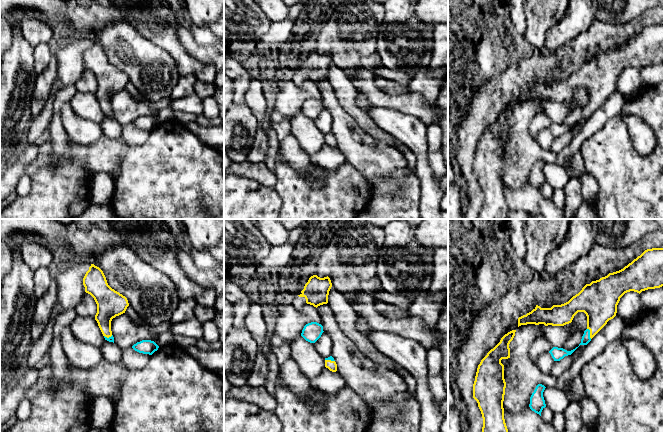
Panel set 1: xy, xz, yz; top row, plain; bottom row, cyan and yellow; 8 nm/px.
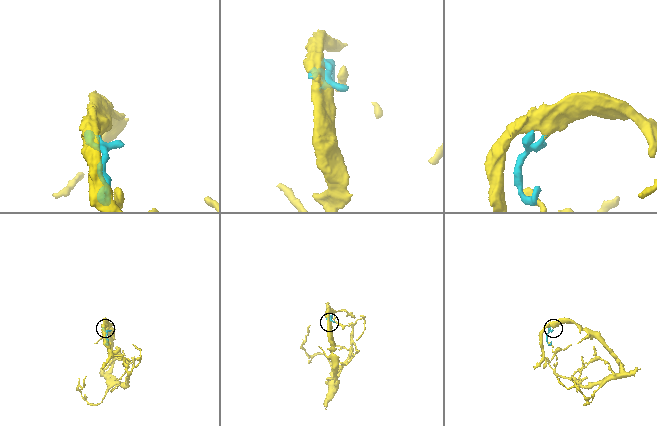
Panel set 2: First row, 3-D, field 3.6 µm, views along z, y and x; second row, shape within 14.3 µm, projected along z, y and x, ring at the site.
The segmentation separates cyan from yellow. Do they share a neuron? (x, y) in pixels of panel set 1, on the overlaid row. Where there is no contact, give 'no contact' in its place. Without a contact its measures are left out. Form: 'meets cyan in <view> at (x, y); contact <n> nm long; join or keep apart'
meets cyan in yz at (589, 333); contact 90 nm long; join

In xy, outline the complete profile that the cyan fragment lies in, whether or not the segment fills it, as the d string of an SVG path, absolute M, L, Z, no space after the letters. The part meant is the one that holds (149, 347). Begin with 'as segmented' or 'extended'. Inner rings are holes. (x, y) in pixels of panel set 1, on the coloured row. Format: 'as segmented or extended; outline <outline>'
as segmented; outline M142 340L134 344L132 348L139 353L152 355L158 350L159 346L154 341Z

